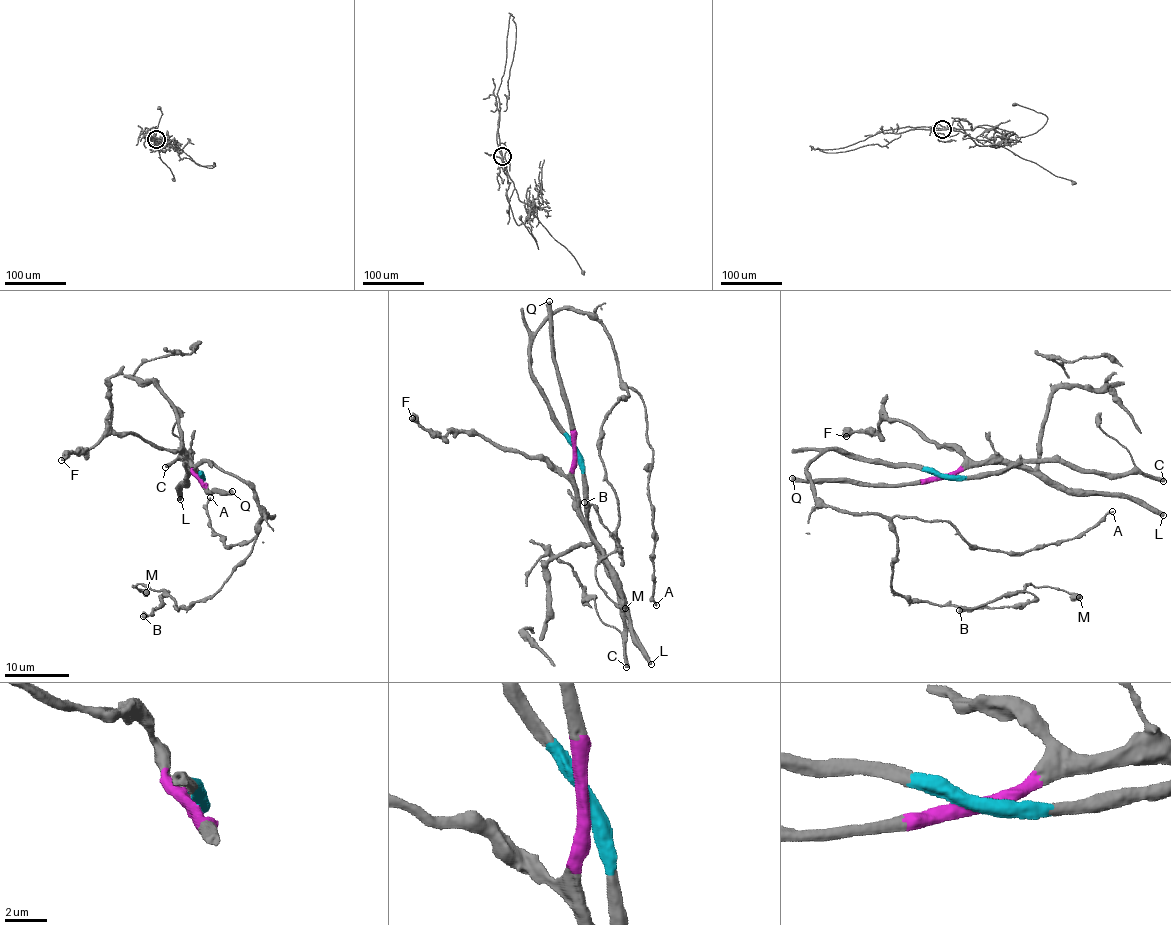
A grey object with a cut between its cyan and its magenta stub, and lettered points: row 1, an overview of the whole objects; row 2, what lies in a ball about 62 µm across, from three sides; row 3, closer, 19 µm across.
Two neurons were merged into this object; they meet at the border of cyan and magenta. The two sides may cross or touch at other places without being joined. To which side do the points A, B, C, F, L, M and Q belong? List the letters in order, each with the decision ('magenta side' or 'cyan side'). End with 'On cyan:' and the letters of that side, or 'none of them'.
A: cyan side
B: cyan side
C: cyan side
F: magenta side
L: magenta side
M: cyan side
Q: magenta side
On cyan: A, B, C, M

